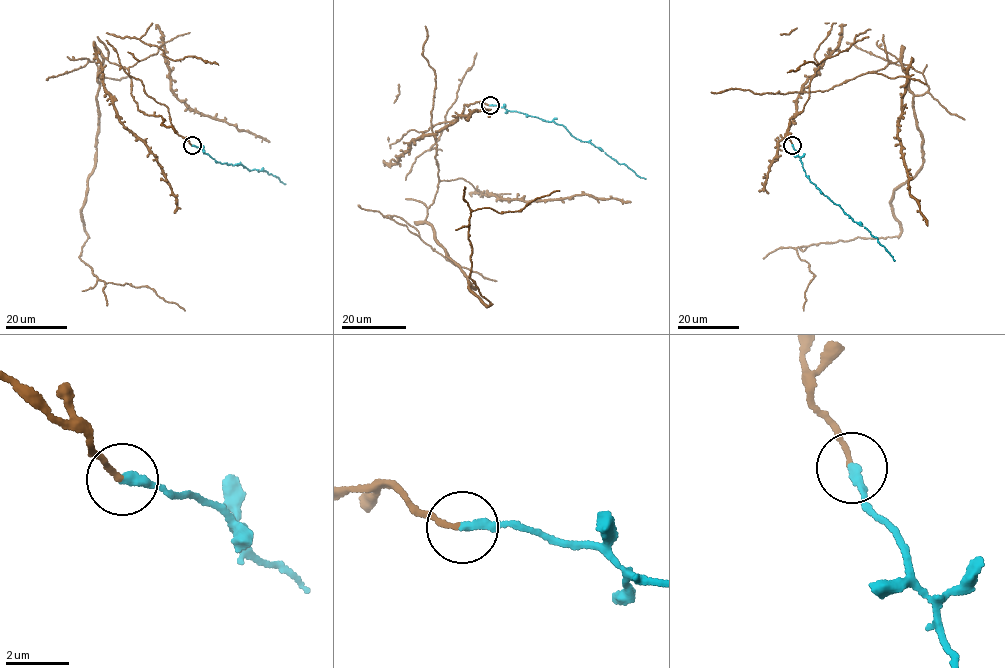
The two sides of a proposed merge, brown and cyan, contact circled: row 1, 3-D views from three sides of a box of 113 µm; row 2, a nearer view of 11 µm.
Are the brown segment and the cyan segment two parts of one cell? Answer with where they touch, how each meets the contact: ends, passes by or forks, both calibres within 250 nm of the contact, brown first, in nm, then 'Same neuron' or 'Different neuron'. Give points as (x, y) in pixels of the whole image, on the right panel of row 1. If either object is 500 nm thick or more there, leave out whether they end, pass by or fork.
Place: (792, 145). At the ring brown ends. At the ring cyan ends. Thickness 160 nm (brown) against 300 nm. Same neuron

